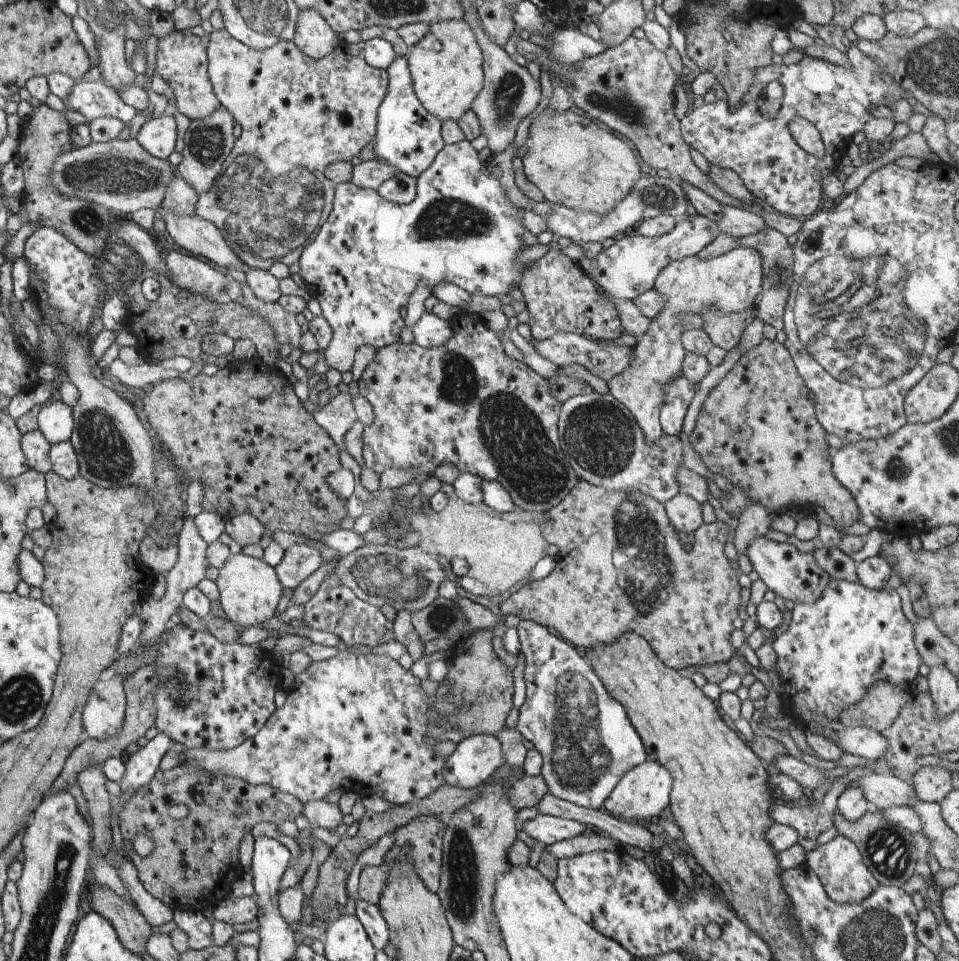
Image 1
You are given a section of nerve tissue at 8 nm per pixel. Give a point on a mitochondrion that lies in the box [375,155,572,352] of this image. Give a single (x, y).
(448, 218)

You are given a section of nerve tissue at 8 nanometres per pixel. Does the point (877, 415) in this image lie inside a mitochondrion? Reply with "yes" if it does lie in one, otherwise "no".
no

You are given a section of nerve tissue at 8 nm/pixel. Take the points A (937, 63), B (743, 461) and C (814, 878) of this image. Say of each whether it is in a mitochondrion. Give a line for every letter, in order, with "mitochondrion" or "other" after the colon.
A: mitochondrion
B: other
C: other

